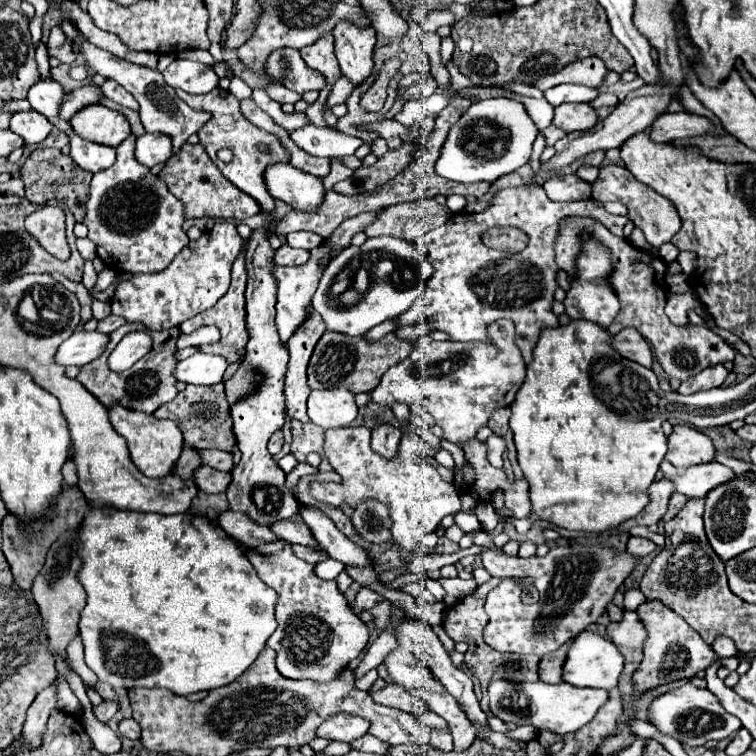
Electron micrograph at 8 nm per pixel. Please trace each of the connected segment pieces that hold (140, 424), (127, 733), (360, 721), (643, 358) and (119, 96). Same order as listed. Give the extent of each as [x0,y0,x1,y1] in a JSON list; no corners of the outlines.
[[109,405,183,479],[119,719,141,739],[317,713,371,741],[613,327,655,369],[101,79,139,111]]

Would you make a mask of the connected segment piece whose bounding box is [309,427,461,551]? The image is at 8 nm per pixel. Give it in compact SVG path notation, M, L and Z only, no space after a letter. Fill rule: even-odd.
M343 427L343 429L327 429L325 431L325 455L333 469L343 477L341 483L312 482L309 491L311 497L319 503L341 509L349 505L355 509L363 501L379 501L389 507L389 517L393 521L391 535L397 545L405 551L413 551L419 541L437 529L441 519L449 513L461 511L459 491L443 481L433 465L427 465L411 447L413 443L399 443L399 453L395 459L385 459L377 455L369 445L369 429L367 427Z

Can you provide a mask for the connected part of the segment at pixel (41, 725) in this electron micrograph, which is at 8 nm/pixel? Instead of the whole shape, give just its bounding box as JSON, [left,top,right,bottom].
[19,683,55,749]

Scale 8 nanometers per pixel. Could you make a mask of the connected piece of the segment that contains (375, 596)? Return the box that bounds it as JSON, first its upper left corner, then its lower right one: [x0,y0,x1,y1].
[351,587,385,615]

